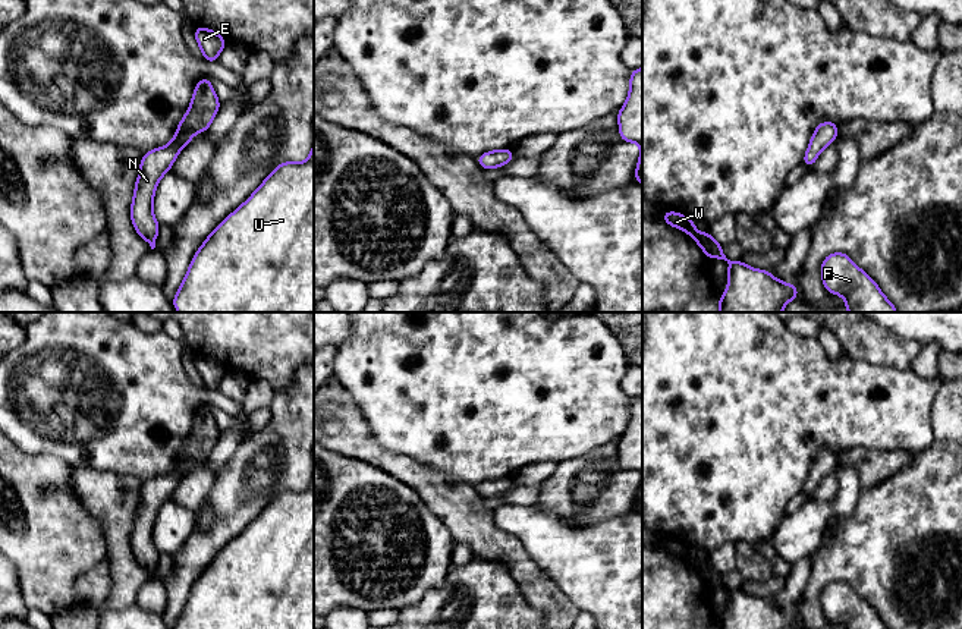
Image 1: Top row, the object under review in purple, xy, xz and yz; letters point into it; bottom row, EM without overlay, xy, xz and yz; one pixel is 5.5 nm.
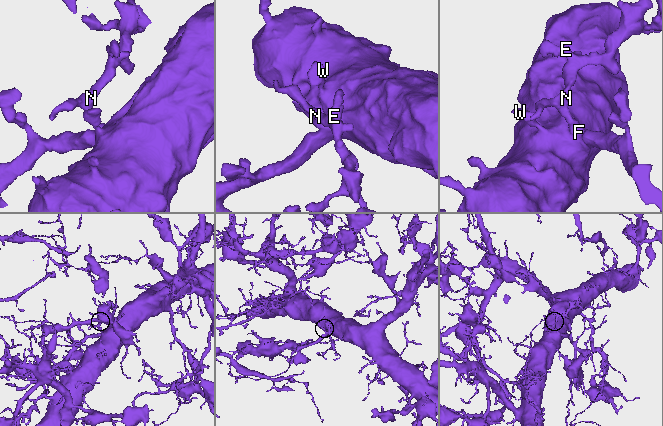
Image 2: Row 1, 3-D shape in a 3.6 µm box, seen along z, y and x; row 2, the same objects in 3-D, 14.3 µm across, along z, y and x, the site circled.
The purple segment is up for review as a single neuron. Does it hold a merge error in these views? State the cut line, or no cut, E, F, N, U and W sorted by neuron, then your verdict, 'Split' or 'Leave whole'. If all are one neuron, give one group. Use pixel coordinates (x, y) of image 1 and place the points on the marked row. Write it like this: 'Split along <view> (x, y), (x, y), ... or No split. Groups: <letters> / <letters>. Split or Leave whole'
No split. Groups: E F N U W. Leave whole

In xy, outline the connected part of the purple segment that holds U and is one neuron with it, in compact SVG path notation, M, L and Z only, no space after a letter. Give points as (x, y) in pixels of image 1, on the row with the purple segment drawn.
M314 142L304 163L284 161L195 252L172 305L179 312L314 312Z

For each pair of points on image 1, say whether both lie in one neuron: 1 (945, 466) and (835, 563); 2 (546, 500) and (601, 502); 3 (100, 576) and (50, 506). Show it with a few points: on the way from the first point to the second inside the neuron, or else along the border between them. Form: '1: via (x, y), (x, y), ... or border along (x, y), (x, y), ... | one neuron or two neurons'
1: via (923, 490), (918, 494), (918, 500), (865, 553) | one neuron
2: via (559, 500), (588, 500) | one neuron
3: border along (107, 556), (78, 578), (74, 596) | two neurons

